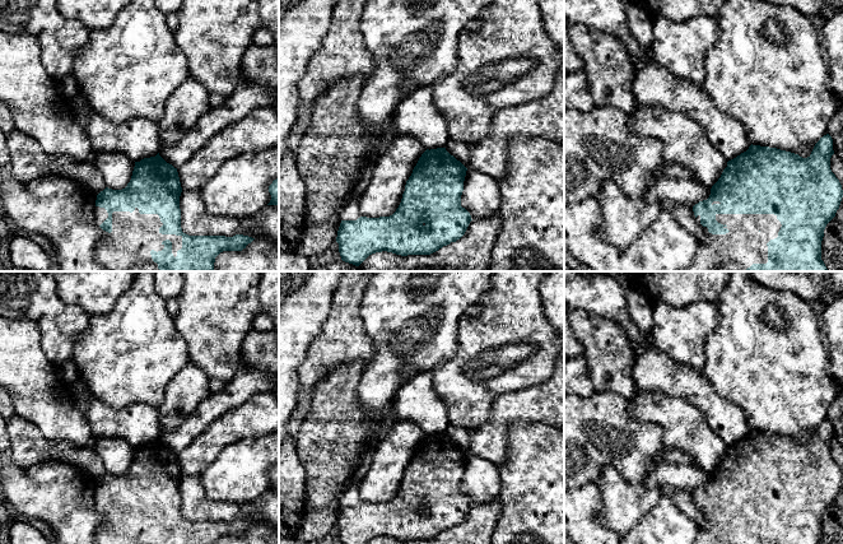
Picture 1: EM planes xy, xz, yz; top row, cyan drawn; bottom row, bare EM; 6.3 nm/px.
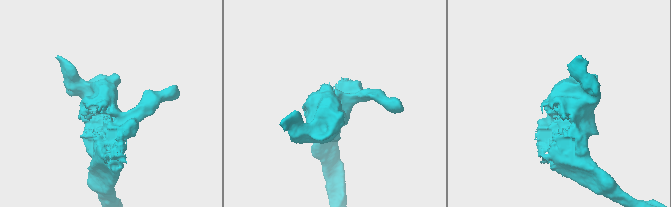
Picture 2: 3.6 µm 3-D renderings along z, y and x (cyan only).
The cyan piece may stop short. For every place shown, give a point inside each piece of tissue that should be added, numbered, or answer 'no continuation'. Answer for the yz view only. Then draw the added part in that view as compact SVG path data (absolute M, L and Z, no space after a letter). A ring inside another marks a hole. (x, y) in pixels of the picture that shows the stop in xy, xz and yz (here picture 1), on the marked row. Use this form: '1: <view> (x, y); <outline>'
1: yz (744, 245); M716 214L716 220L730 232L726 234L712 234L707 227L707 241L698 245L698 251L686 269L679 271L746 271L753 264L768 262L768 246L770 240L778 237L782 227L774 214ZM700 215L697 217L700 224Z

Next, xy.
1: xy (127, 247); M135 208L130 211L112 213L112 232L104 231L103 240L96 248L96 261L99 262L106 271L159 271L158 264L153 261L150 251L162 251L166 240L172 242L172 254L176 257L177 251L182 248L182 236L162 234L159 228L163 225L158 214L140 214Z

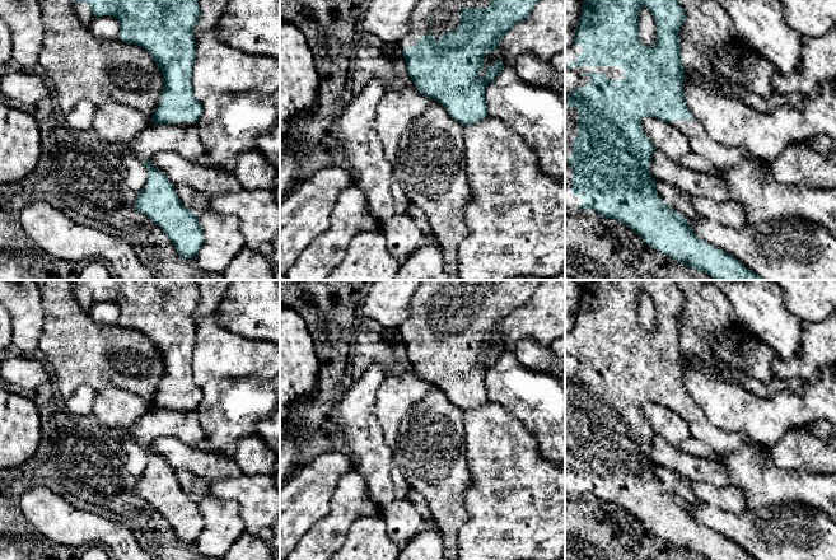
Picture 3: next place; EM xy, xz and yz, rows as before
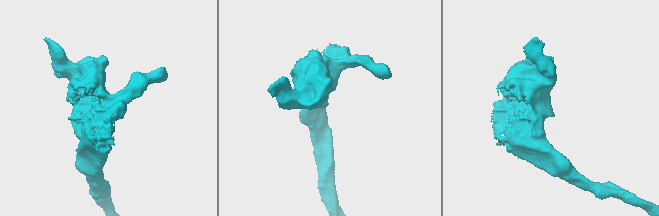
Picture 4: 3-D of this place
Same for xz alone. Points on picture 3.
1: xz (445, 14); M419 0L410 18L410 29L398 42L401 51L415 45L415 37L434 34L434 41L461 24L463 6L489 6L490 0Z

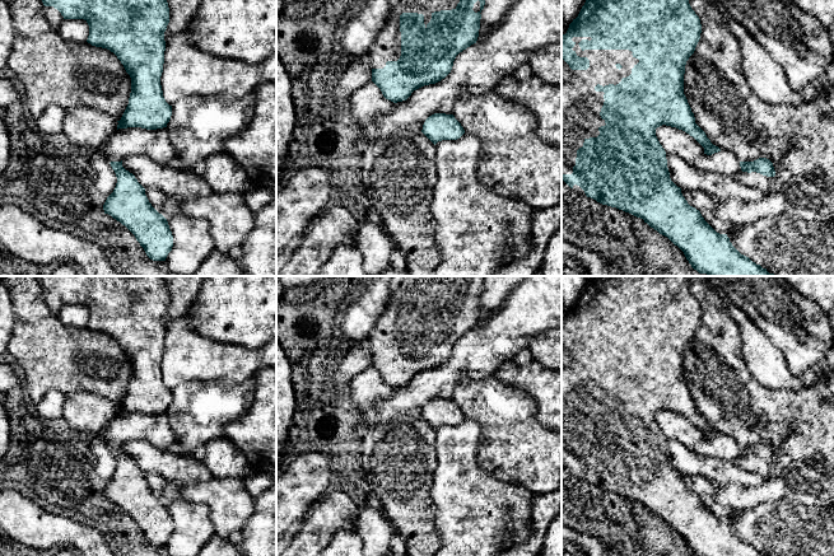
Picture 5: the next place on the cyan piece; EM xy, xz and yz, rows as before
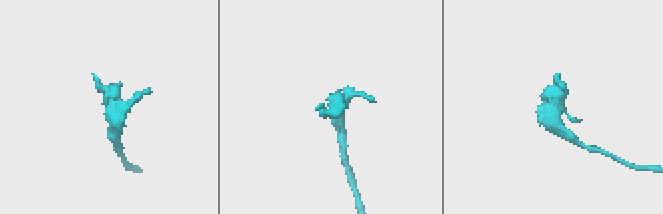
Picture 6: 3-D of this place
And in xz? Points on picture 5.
1: xz (387, 46); M400 0L390 10L376 41L367 52L372 69L383 69L387 61L397 61L401 56L400 15L418 13L424 15L424 24L432 19L434 11L456 9L460 0Z

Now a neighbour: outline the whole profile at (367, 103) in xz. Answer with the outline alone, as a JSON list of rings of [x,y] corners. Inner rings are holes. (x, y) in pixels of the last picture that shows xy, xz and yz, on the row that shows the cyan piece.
[[[373,81],[357,89],[346,104],[349,115],[357,125],[358,135],[367,136],[372,136],[377,131],[374,120],[378,116],[390,113],[393,107],[395,103],[386,99]]]

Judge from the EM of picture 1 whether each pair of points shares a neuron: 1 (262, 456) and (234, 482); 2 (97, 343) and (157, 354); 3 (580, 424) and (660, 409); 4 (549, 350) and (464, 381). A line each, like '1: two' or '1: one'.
1: one
2: one
3: two
4: one

